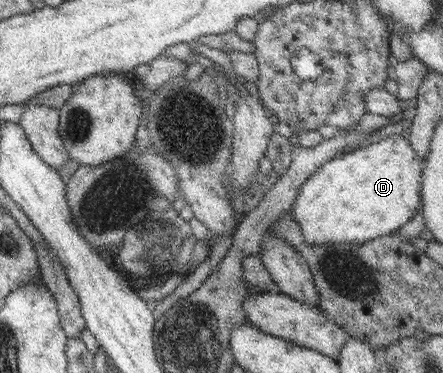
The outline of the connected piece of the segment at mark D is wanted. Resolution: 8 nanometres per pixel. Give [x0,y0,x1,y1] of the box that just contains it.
[292,134,423,248]

